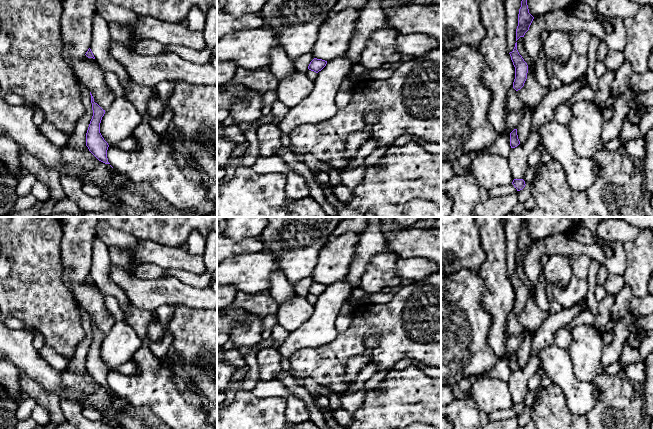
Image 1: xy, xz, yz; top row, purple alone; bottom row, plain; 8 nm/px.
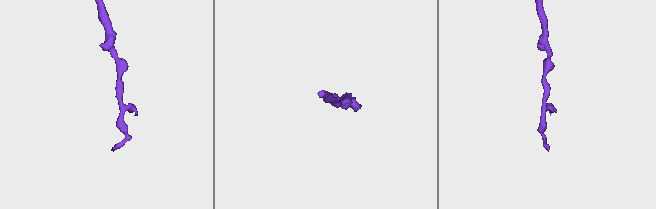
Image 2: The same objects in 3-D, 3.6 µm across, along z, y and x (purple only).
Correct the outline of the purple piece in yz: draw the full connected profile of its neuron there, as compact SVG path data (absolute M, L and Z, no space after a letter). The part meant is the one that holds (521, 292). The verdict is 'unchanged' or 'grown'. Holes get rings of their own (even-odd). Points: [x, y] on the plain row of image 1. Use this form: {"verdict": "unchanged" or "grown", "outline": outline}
{"verdict": "unchanged", "outline": "M517 266L515 267L513 275L509 278L515 291L515 303L513 306L513 312L518 315L524 310L524 307L527 303L528 289L517 274Z"}

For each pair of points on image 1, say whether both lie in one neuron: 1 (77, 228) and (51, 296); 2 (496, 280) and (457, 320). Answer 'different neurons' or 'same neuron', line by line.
1: different neurons
2: different neurons

